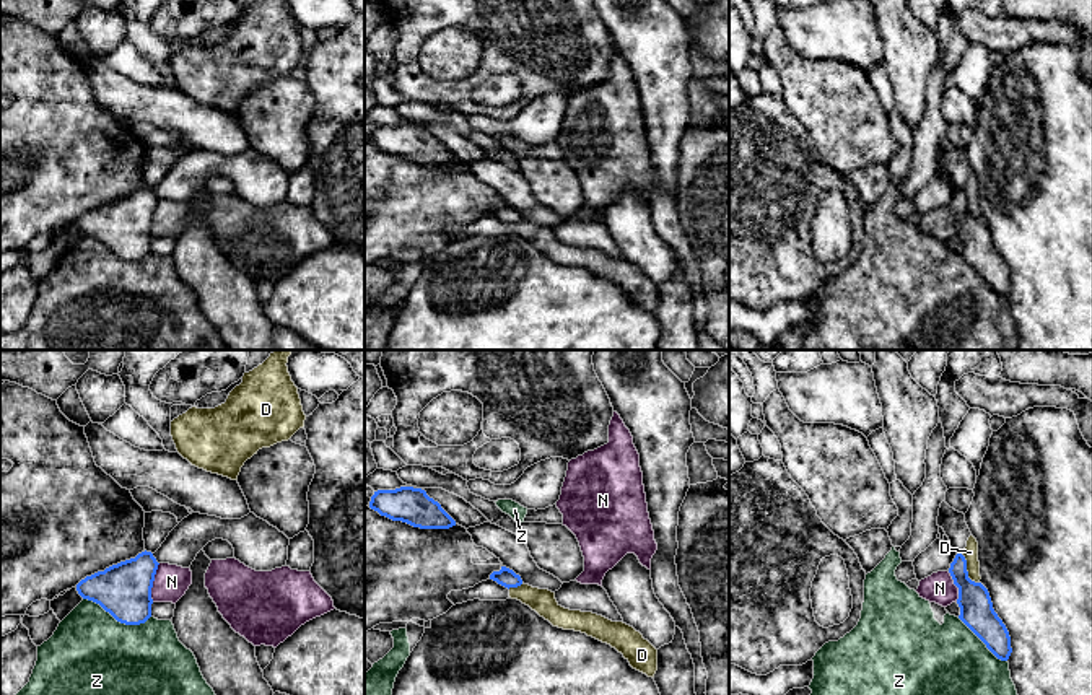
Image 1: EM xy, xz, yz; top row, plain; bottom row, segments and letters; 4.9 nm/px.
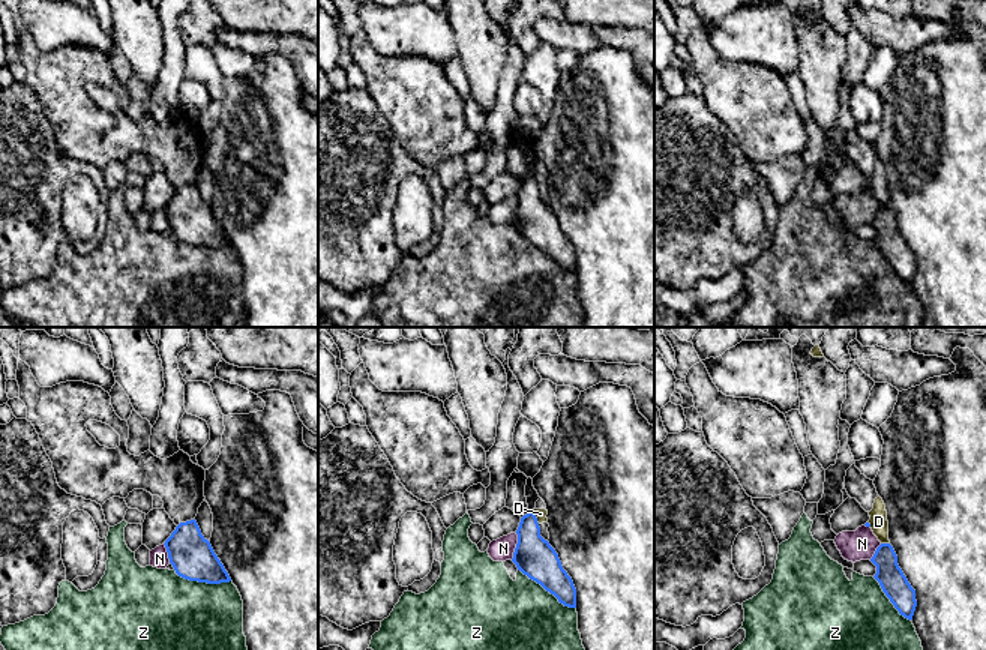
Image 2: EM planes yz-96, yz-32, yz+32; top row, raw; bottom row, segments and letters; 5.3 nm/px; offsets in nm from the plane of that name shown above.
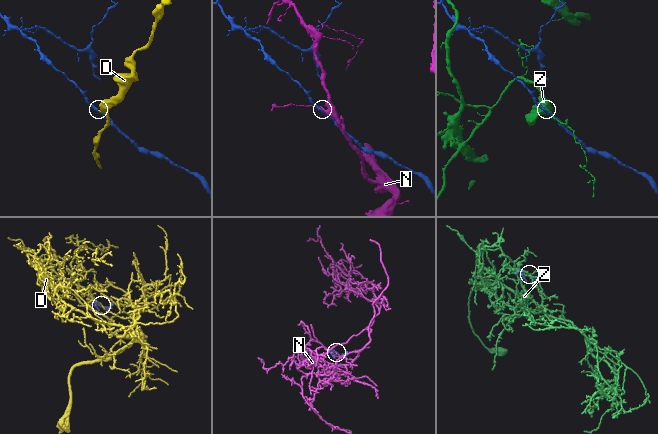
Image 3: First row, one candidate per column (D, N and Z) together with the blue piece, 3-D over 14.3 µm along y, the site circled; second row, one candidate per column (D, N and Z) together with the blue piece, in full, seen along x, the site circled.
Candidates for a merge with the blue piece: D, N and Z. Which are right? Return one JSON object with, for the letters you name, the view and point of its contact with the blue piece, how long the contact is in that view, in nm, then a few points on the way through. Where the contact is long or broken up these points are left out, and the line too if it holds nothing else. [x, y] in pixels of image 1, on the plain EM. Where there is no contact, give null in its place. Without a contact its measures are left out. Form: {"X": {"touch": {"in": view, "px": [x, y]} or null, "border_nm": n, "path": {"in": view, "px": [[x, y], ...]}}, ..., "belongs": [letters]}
{"belongs": []}

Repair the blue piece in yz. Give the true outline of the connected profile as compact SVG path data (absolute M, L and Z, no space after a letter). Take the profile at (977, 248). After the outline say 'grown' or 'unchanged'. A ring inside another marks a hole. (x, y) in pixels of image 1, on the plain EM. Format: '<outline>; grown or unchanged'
M962 189L955 190L949 208L954 220L959 223L959 254L998 295L1007 296L1012 288L1011 272L1006 260L993 244L988 225L981 218L975 218L968 213L967 195Z; unchanged

